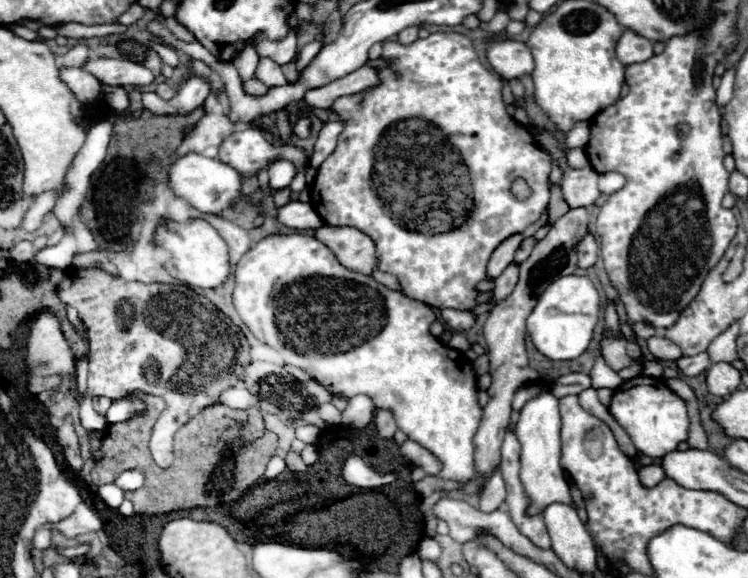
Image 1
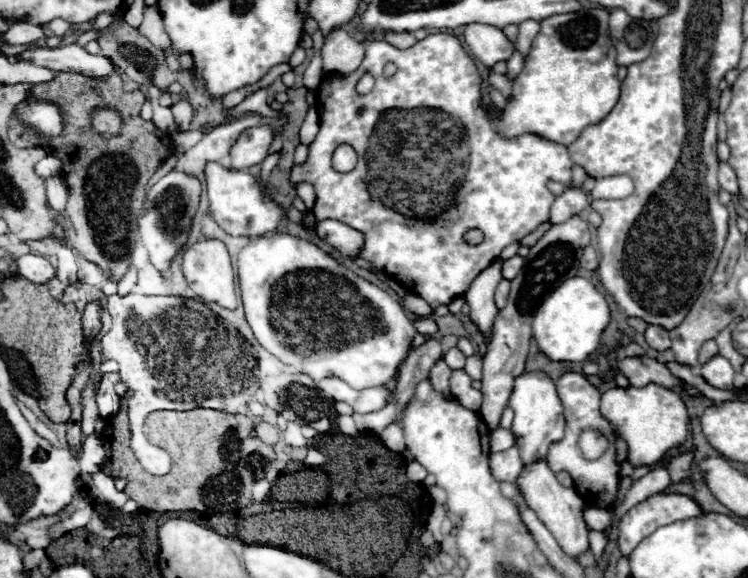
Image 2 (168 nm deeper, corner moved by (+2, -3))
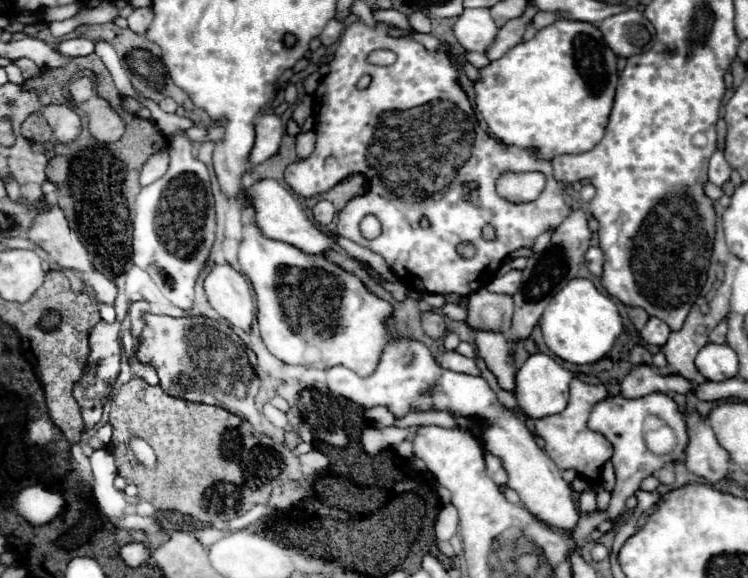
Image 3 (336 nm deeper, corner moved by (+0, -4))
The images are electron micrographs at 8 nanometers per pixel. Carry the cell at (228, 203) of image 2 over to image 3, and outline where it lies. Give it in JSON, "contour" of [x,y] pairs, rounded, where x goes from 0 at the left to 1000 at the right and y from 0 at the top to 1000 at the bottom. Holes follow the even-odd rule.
{"contour":[[[345,311],[337,322],[332,322],[329,336],[337,343],[337,353],[342,360],[342,381],[353,408],[393,422],[396,429],[404,429],[406,436],[414,436],[422,443],[436,443],[439,433],[444,433],[447,408],[433,391],[428,391],[422,381],[417,381],[404,363],[401,349],[369,311]]]}

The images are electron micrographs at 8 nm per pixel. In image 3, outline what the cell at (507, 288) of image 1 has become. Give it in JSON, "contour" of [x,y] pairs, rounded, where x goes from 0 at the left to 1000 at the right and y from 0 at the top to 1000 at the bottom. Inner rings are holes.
{"contour":[[[642,498],[626,512],[626,550],[623,561],[631,571],[655,571],[676,578],[684,561],[687,522],[682,512],[652,505]]]}

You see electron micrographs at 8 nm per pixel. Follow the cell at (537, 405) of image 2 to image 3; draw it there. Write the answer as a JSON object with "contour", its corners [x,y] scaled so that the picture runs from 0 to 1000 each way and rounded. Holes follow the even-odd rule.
{"contour":[[[711,612],[698,637],[690,644],[690,692],[698,709],[711,723],[735,720],[741,713],[751,713],[759,692],[759,664],[765,657],[765,644],[754,640],[738,616],[733,612]]]}

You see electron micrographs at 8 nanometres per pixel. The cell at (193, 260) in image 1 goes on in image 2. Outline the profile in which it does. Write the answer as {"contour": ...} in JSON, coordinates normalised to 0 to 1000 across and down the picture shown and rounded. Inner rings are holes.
{"contour":[[[273,413],[262,417],[246,427],[243,434],[243,472],[254,493],[254,500],[270,517],[270,521],[289,521],[302,535],[316,535],[321,524],[321,514],[313,500],[313,472],[307,458],[305,431],[291,413]]]}

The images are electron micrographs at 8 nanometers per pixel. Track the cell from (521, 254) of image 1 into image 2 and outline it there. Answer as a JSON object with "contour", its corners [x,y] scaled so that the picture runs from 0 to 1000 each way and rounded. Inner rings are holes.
{"contour":[[[687,441],[684,448],[674,452],[674,462],[671,462],[674,483],[682,483],[682,486],[684,486],[684,483],[693,476],[693,469],[698,465],[698,458],[701,458],[701,448],[698,448],[695,441]]]}

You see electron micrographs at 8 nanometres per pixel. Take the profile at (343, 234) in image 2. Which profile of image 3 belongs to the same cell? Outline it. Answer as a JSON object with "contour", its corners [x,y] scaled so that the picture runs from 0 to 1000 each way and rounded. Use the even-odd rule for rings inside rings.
{"contour":[[[428,346],[422,356],[420,356],[420,381],[425,384],[425,388],[430,388],[430,391],[436,391],[436,388],[441,388],[444,384],[444,377],[447,377],[447,353],[444,349],[439,349],[439,346]]]}

